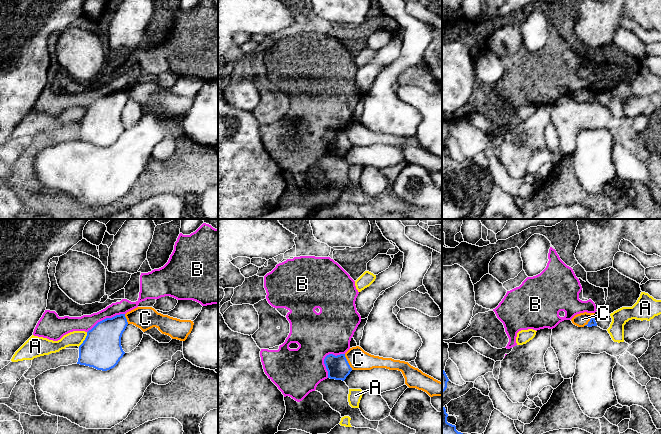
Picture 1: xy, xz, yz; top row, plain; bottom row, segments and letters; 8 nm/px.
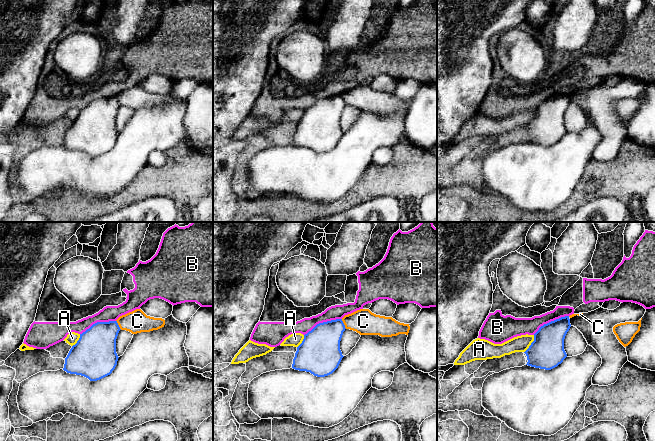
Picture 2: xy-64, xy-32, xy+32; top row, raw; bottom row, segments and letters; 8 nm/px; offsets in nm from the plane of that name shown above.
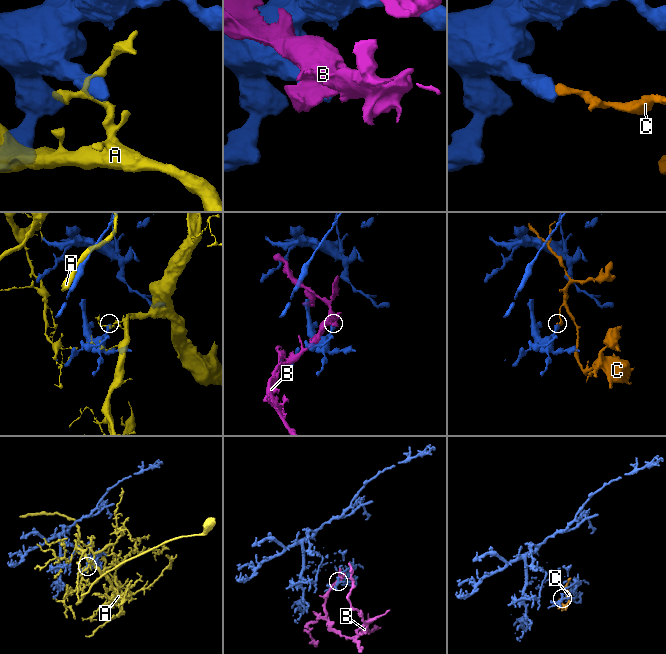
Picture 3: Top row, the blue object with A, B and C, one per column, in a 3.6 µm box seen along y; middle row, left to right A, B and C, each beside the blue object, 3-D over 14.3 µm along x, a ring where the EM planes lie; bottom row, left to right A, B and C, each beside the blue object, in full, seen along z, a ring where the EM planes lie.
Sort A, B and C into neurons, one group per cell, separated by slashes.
A / B / C

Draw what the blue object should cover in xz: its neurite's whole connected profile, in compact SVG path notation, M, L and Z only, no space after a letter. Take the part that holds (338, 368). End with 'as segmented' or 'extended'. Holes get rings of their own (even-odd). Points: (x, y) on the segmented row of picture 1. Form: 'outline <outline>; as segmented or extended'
outline M329 354L324 359L324 364L328 371L328 378L344 381L352 371L345 354Z; as segmented

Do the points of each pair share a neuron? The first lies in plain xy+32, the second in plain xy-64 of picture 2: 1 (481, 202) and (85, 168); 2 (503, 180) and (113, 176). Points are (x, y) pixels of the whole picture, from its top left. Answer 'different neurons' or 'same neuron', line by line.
1: different neurons
2: same neuron

